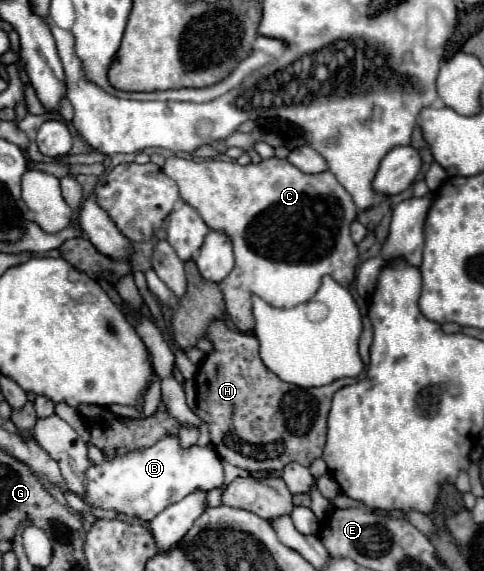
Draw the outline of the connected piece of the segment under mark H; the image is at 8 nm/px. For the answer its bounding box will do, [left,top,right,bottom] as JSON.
[194,319,340,471]

